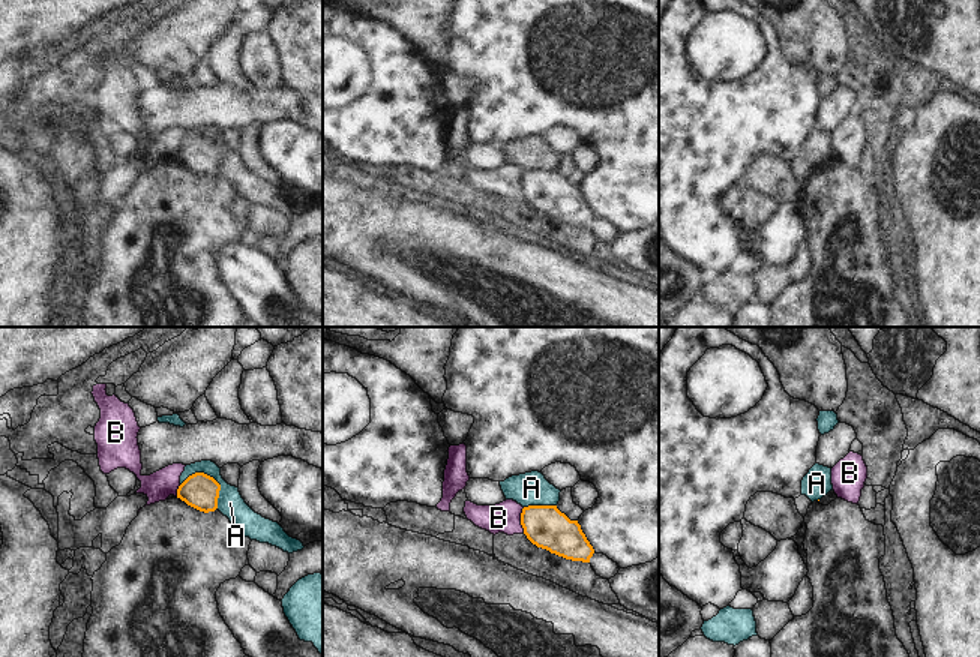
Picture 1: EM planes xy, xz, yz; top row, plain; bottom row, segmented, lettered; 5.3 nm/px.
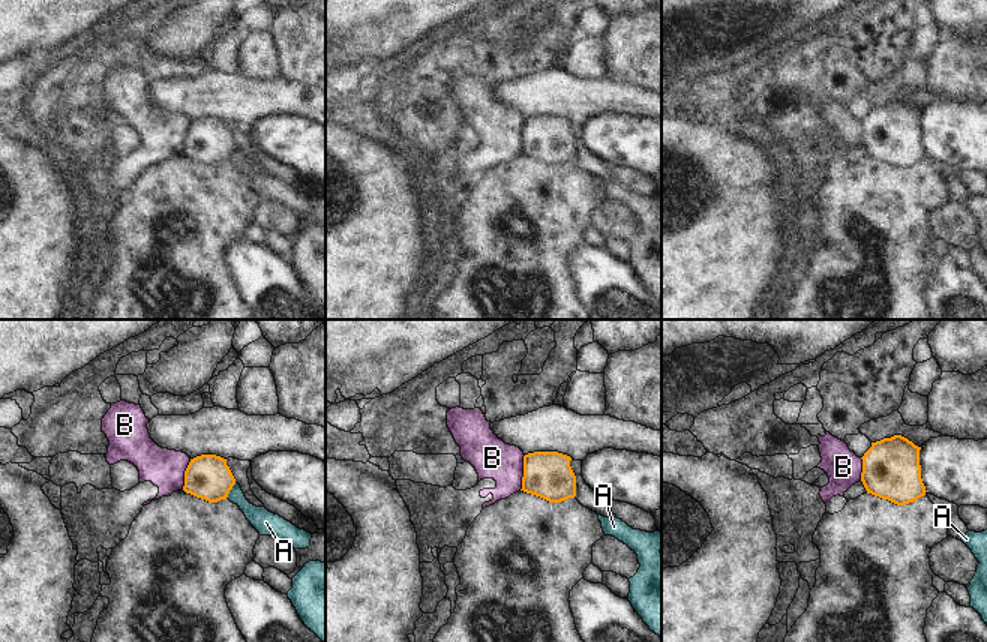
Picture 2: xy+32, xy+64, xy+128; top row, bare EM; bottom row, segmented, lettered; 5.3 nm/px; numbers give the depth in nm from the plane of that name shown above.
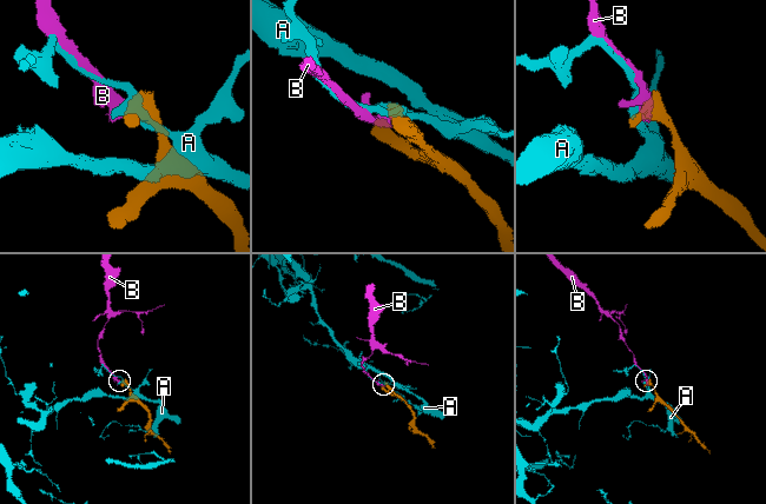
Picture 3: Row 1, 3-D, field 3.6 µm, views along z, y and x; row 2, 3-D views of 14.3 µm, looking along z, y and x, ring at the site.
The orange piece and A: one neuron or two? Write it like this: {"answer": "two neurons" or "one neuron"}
{"answer": "two neurons"}

